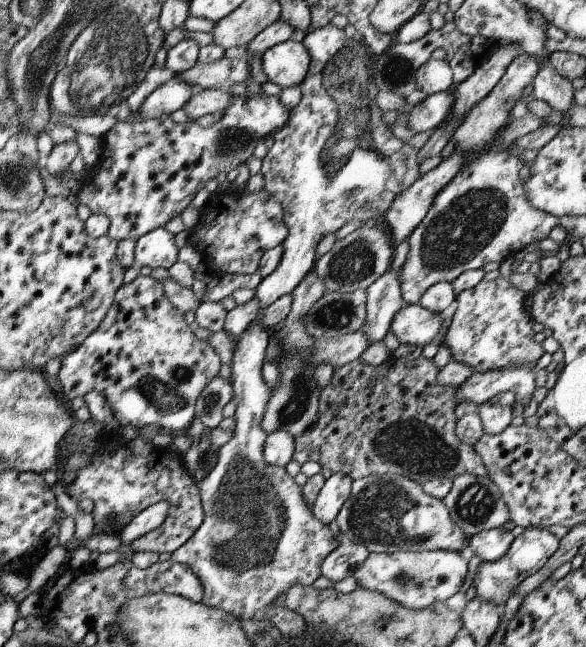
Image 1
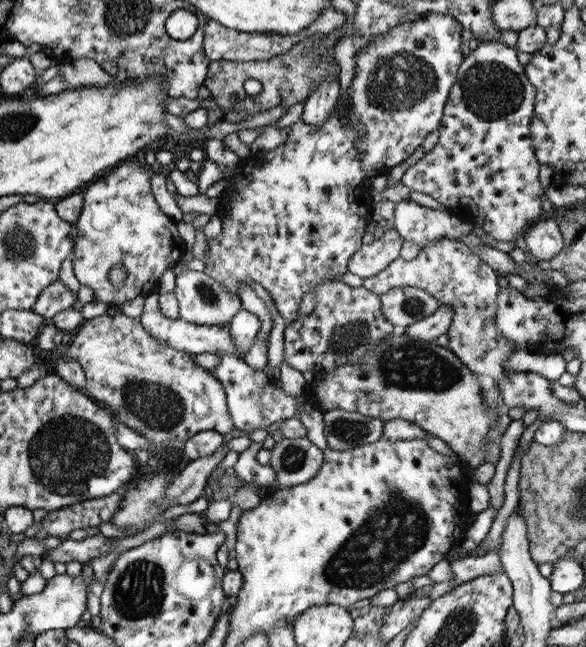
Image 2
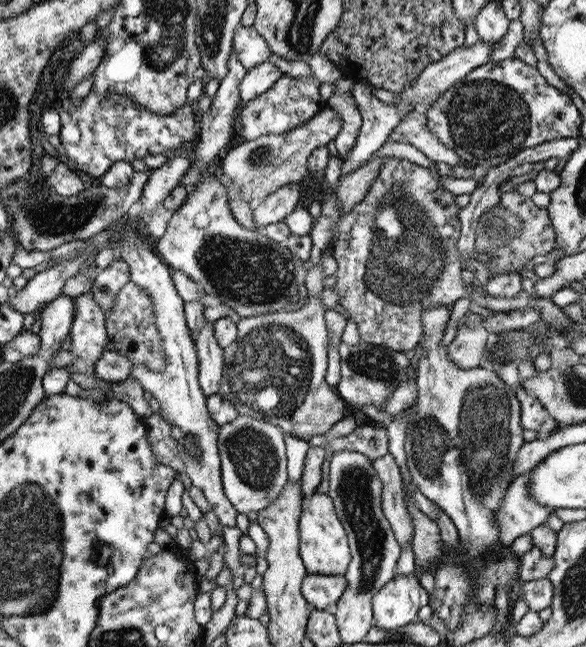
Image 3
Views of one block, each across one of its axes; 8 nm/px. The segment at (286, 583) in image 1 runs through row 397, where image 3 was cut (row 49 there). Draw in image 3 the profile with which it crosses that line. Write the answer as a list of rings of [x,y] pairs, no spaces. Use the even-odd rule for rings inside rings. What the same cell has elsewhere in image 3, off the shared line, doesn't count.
[[[239,26],[233,34],[233,54],[237,56],[241,66],[245,70],[249,70],[249,68],[255,68],[255,66],[267,62],[271,56],[271,50],[253,26],[249,26],[249,28]]]

